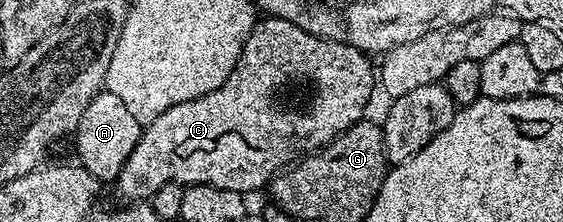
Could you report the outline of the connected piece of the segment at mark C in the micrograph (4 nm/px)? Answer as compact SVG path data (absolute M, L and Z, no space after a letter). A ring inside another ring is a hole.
M262 16L245 40L231 75L227 75L219 88L163 111L142 128L141 138L115 178L115 185L121 188L122 195L130 197L130 202L141 203L152 198L159 187L171 184L182 187L214 185L249 195L252 189L263 188L269 176L282 168L281 149L289 149L289 145L310 145L314 151L320 151L329 144L329 133L336 136L346 133L353 126L353 117L365 113L361 101L374 100L375 86L369 77L375 72L375 65L354 45L341 39L324 41L316 35L316 32L293 25L287 19ZM285 81L313 81L313 85L317 85L317 97L313 97L313 109L309 109L309 113L277 113L277 105L273 105L273 89L285 85Z

